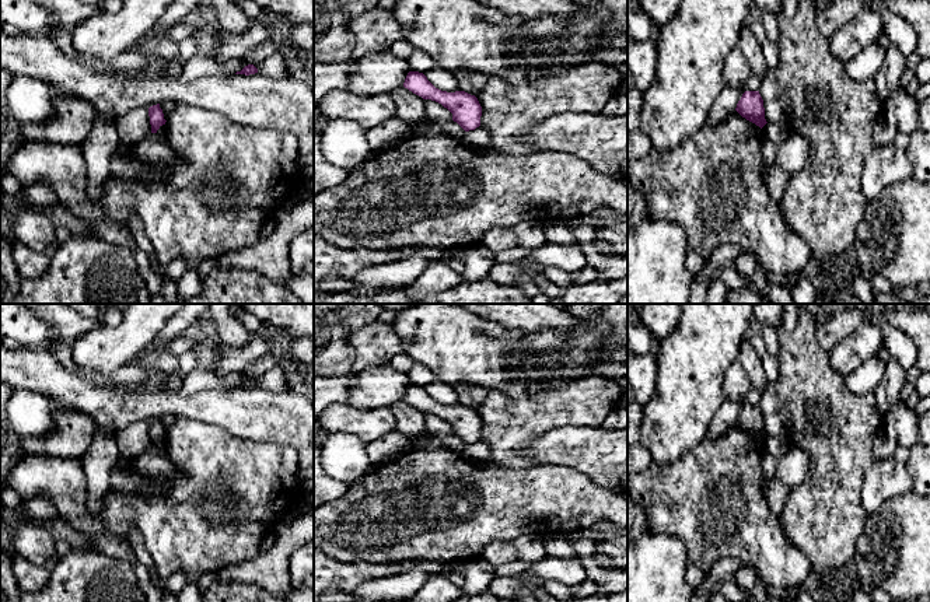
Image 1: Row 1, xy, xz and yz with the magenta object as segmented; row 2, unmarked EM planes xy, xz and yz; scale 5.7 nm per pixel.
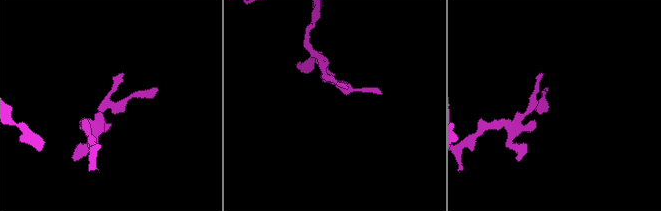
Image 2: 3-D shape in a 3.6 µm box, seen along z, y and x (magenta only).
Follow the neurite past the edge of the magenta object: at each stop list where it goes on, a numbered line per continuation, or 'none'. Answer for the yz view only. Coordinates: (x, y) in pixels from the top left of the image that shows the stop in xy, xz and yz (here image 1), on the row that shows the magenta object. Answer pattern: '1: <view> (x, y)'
none

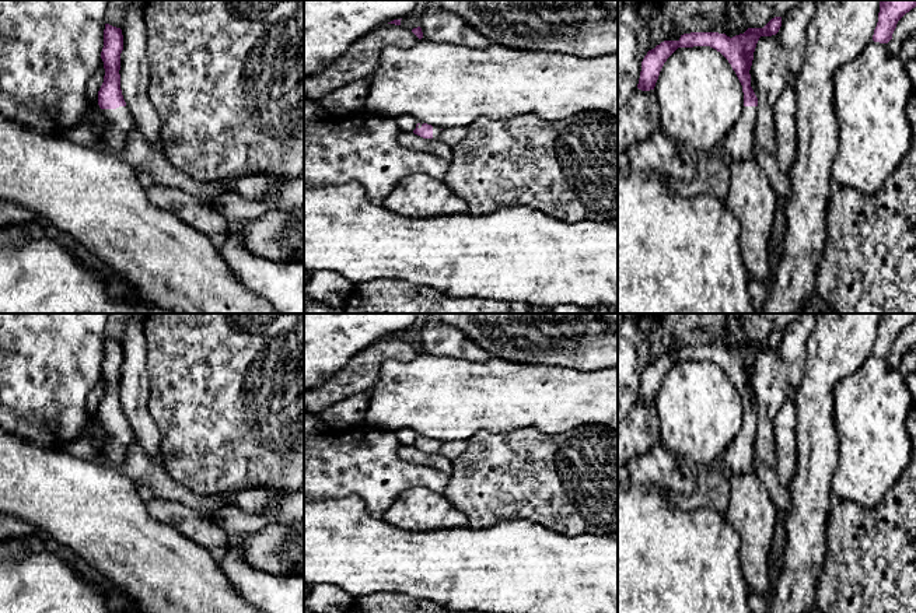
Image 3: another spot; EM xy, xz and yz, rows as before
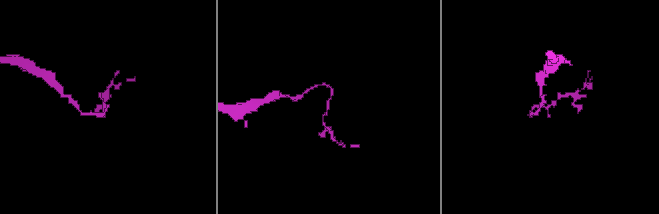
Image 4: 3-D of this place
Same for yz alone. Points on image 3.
1: yz (738, 144)

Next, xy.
1: xy (118, 123)

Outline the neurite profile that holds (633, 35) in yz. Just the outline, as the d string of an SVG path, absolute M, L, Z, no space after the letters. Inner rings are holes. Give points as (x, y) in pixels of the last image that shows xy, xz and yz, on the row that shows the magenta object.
M636 4L618 11L618 111L634 95L641 62L648 52L650 32Z

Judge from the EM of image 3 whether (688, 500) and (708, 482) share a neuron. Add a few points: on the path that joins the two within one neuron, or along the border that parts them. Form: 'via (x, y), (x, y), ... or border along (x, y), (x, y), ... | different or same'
via (694, 497), (703, 487) | same

